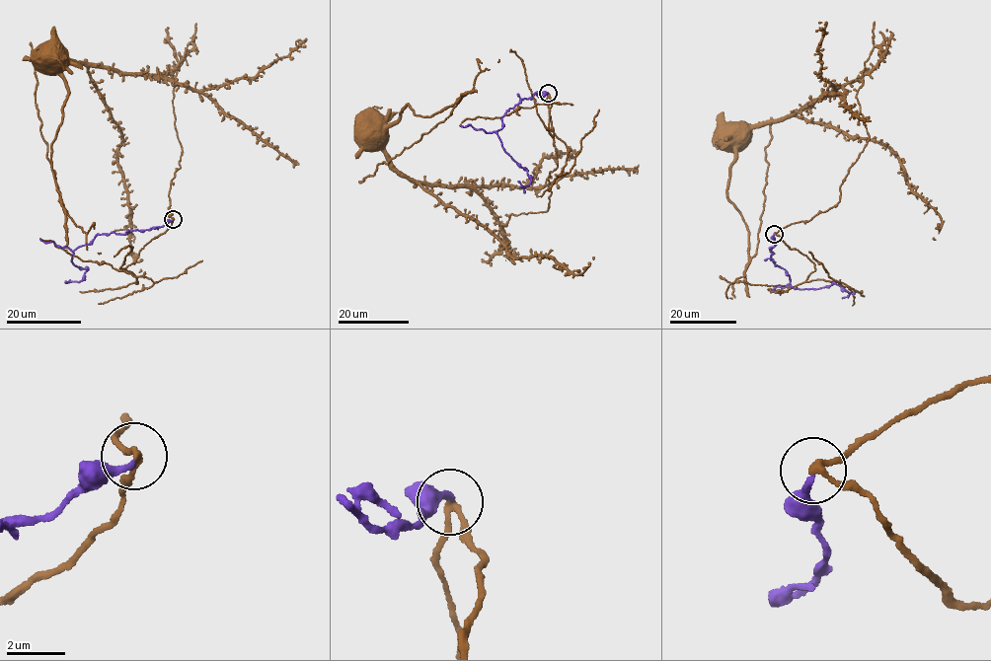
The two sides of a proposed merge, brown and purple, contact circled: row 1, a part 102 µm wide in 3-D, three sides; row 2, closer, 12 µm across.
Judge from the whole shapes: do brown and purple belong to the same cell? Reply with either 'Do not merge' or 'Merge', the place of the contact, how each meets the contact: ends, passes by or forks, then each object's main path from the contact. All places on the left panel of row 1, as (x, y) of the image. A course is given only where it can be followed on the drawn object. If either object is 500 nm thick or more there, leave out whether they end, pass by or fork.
Do not merge. Place: (173, 219). At the ring brown passes by. At the ring purple ends. Course of brown: (173, 218), (170, 187), (182, 148), (170, 74), (83, 64), (45, 48). Course of purple: (173, 219), (149, 230), (97, 235), (74, 251), (70, 259), (79, 268), (85, 268), (82, 278), (64, 281)

